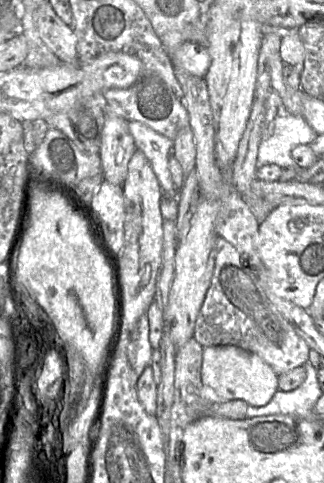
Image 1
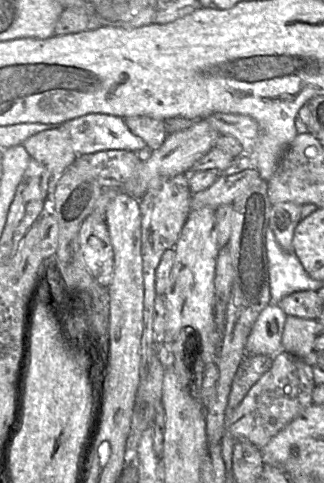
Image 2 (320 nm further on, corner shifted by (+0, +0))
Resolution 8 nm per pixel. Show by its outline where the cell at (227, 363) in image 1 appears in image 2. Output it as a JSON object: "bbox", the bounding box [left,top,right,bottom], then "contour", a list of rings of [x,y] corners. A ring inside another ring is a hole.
{"bbox":[246,304,287,357],"contour":[[[277,304],[268,305],[258,316],[246,342],[247,355],[274,357],[282,351],[287,315]]]}

